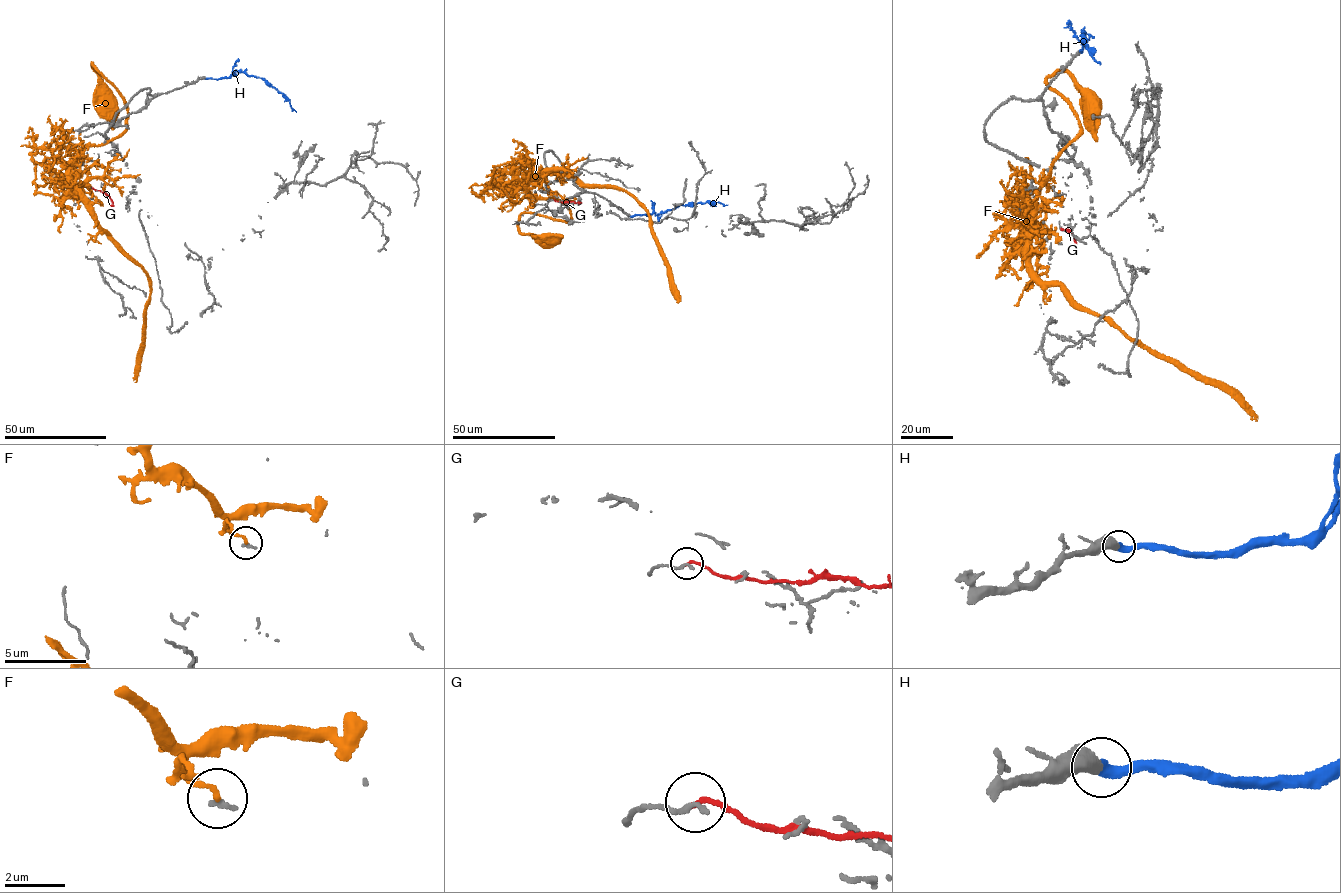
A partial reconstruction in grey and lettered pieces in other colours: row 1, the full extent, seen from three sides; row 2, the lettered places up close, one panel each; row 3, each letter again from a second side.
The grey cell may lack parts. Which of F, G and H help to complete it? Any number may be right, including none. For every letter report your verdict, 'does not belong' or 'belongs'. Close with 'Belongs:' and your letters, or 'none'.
F: does not belong
G: does not belong
H: belongs
Belongs: H

